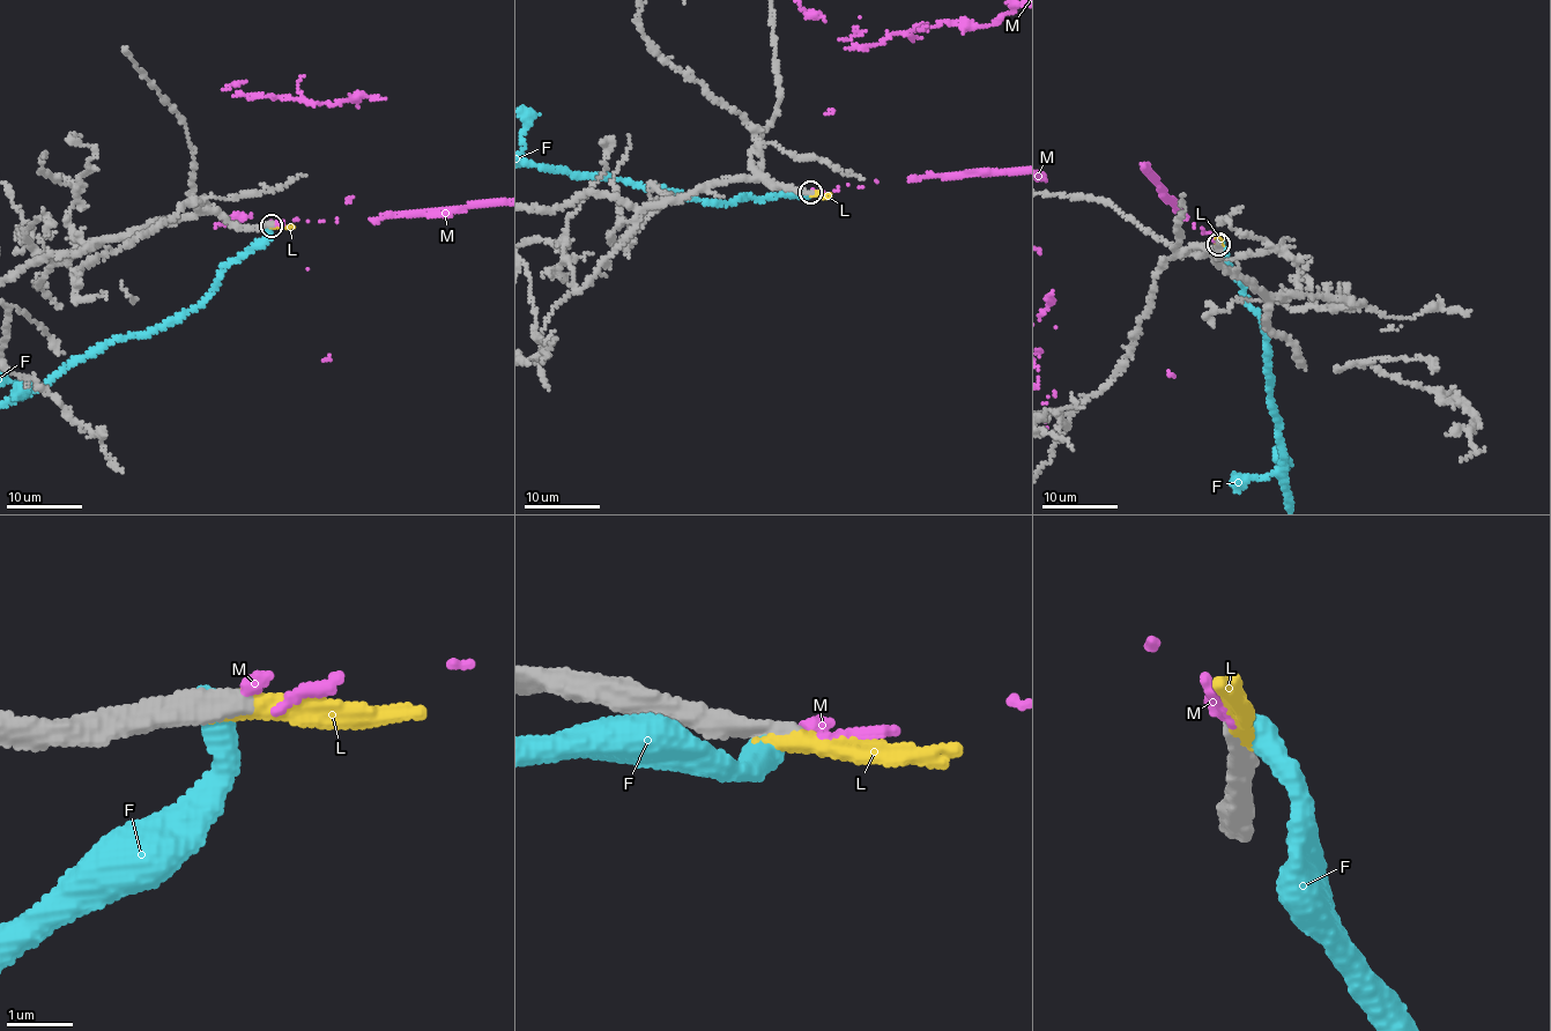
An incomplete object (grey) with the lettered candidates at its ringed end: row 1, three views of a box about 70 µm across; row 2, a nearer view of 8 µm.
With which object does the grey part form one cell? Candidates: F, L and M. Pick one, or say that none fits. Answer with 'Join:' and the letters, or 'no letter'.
Join: L

